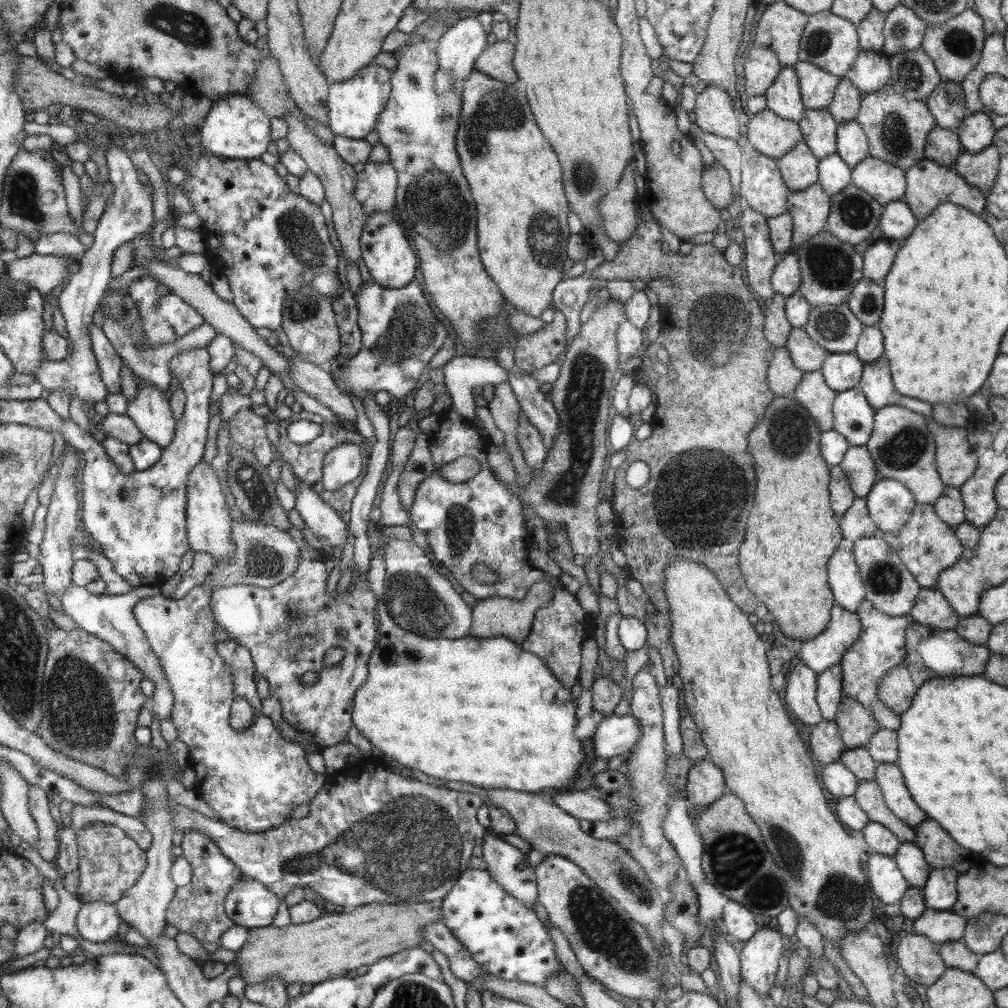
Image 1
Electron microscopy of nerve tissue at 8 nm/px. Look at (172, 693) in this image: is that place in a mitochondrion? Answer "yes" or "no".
no

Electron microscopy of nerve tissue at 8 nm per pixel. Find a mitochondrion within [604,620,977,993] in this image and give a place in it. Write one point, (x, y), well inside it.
(737, 862)

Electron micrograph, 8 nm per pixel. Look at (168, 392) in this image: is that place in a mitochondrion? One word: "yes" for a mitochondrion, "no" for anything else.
no

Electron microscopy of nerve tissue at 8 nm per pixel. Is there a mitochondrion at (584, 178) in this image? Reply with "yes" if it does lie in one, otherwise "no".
yes

